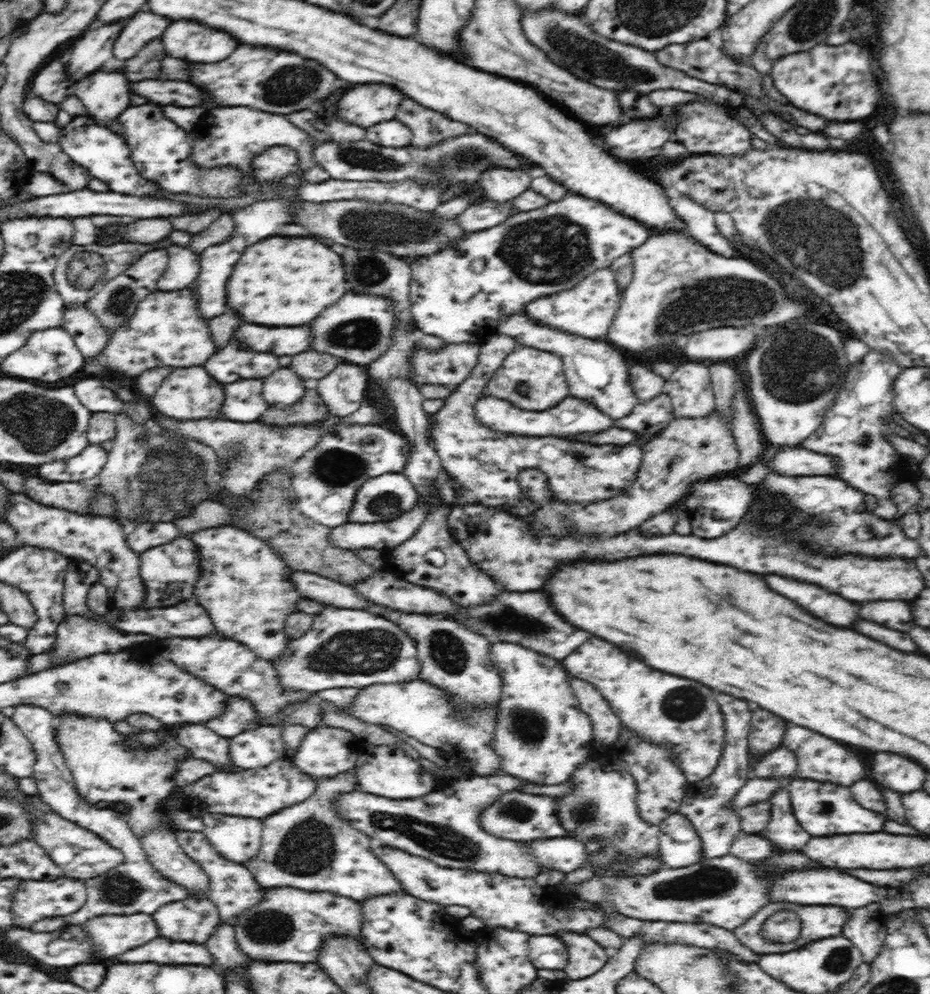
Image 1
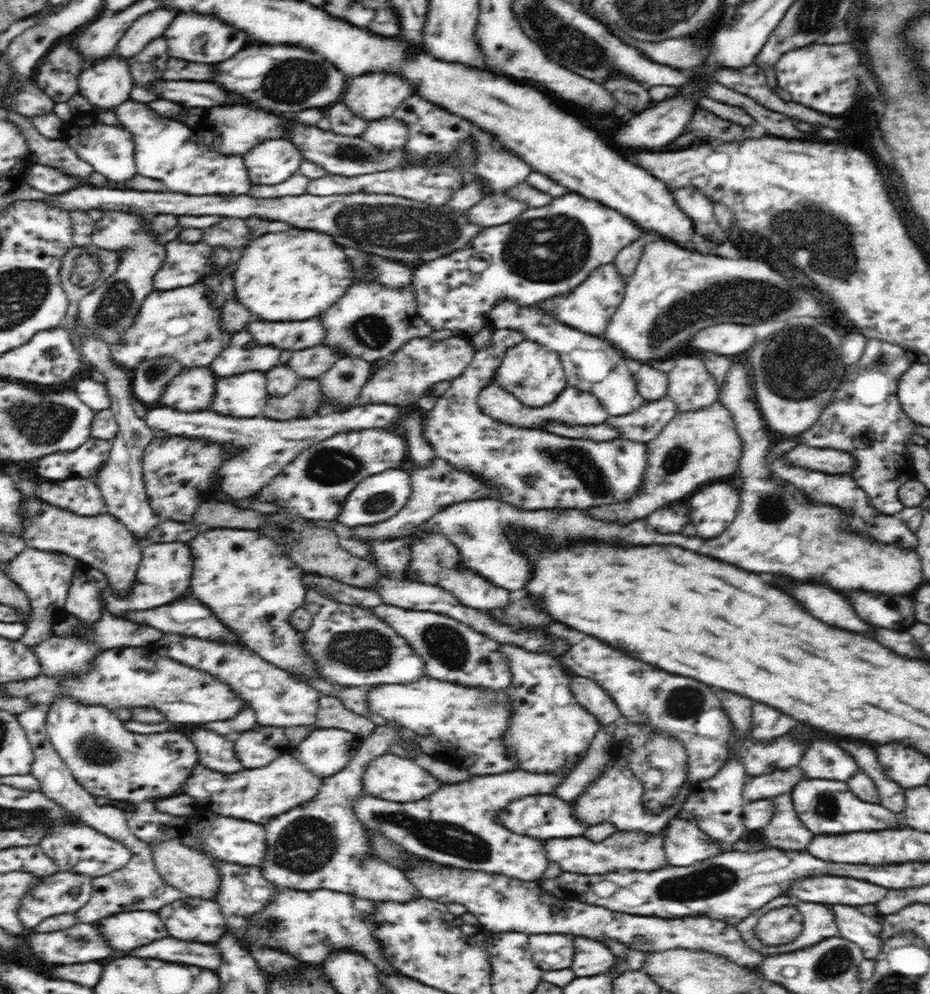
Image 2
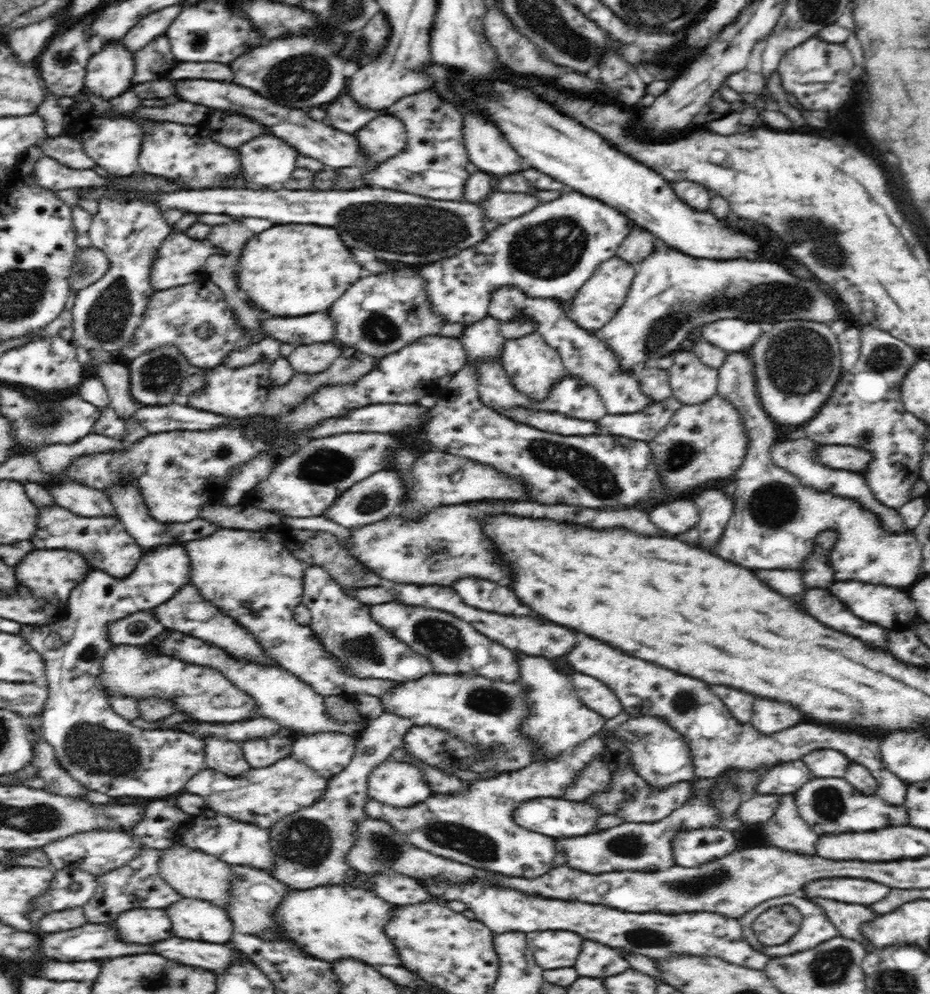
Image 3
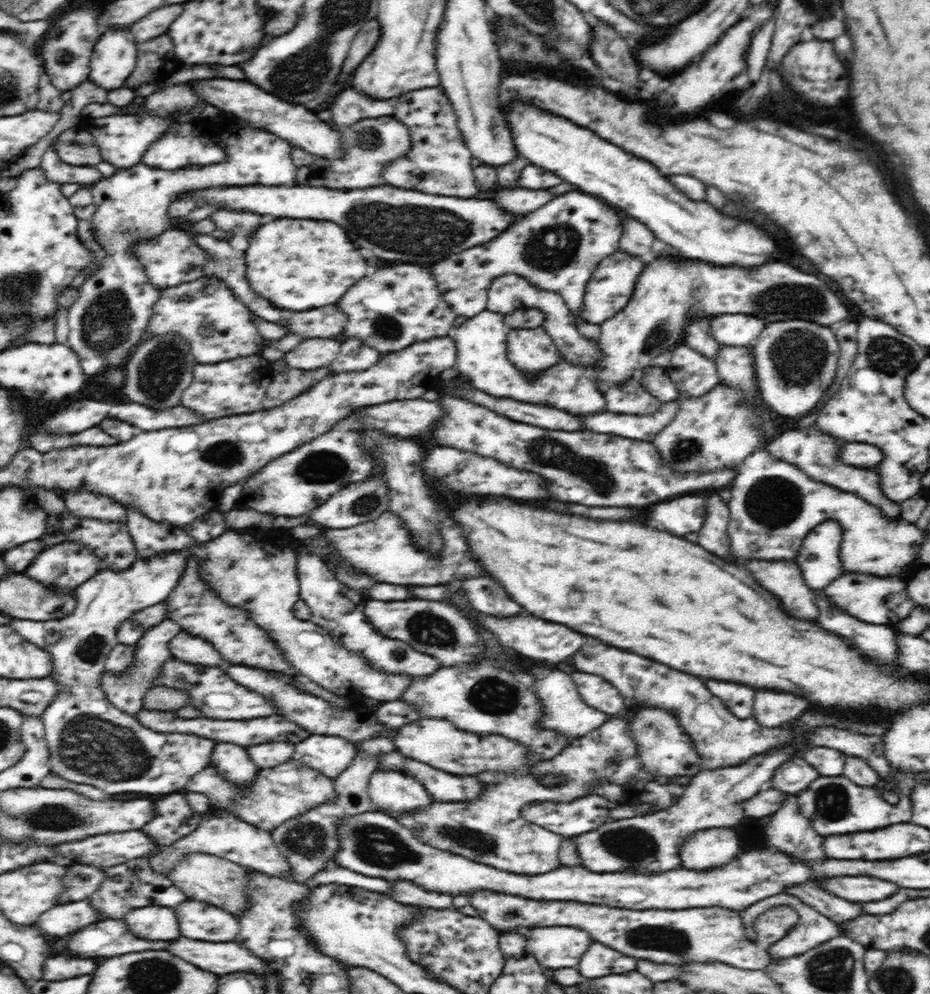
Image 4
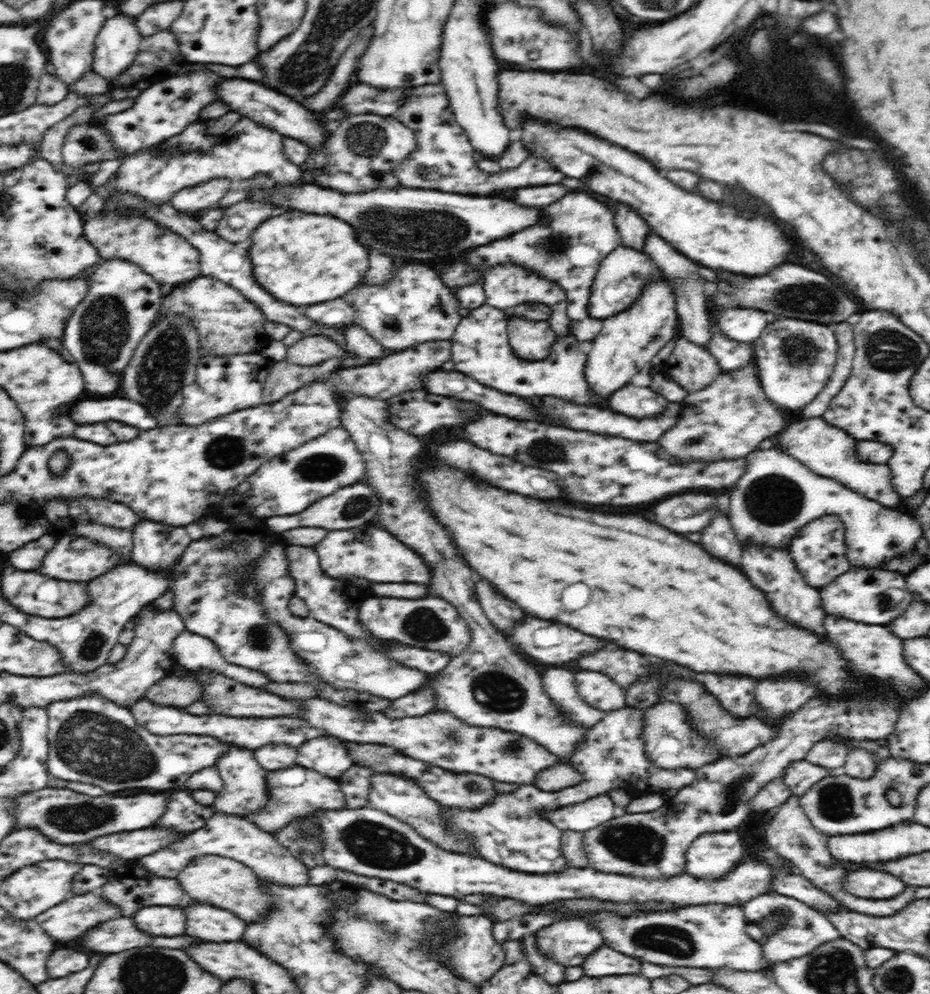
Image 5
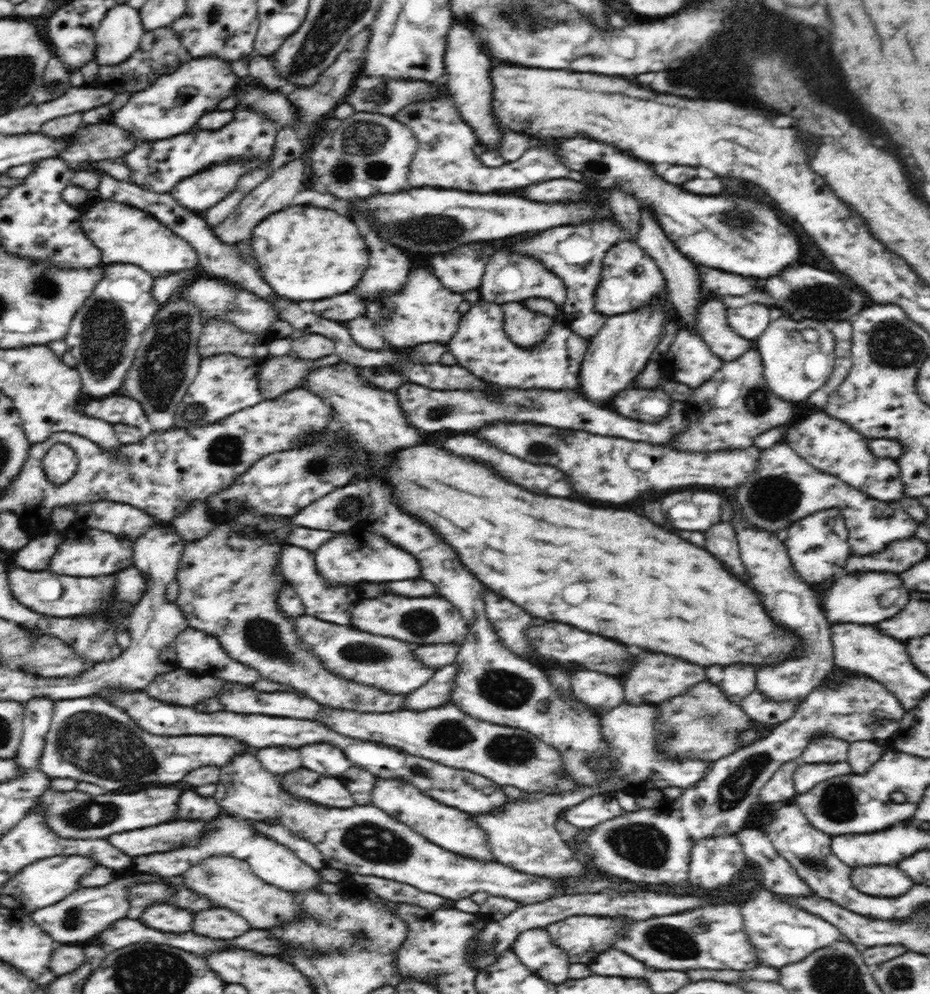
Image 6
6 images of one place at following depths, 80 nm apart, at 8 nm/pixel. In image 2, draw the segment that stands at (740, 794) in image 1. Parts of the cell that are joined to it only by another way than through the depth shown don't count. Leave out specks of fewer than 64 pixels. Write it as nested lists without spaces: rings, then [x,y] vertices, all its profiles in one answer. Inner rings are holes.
[[[794,766],[788,770],[780,769],[760,776],[749,776],[743,788],[743,795],[748,802],[758,799],[773,798],[775,796],[790,793],[794,784],[806,779],[803,772]]]

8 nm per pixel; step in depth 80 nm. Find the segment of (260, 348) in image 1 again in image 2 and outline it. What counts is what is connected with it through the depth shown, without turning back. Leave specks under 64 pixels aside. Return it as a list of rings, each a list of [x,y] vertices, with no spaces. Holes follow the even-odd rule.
[[[318,318],[304,322],[252,322],[245,330],[252,334],[258,346],[272,344],[280,350],[304,350],[320,345],[325,337],[325,330]]]

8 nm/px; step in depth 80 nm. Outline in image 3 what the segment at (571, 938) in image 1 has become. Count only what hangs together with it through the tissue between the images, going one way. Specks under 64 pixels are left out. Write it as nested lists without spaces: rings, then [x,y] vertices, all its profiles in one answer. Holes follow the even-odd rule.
[[[584,939],[581,944],[582,952],[578,956],[576,966],[579,977],[606,978],[624,972],[630,968],[630,964],[620,954],[618,949],[608,948],[604,944],[594,944],[588,939]]]

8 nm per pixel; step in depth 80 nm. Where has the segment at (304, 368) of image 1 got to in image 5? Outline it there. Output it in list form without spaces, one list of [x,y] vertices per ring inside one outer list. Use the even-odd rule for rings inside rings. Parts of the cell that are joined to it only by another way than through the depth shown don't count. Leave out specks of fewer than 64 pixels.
[[[310,335],[287,347],[285,360],[298,366],[314,366],[334,356],[340,357],[336,341],[324,335]]]

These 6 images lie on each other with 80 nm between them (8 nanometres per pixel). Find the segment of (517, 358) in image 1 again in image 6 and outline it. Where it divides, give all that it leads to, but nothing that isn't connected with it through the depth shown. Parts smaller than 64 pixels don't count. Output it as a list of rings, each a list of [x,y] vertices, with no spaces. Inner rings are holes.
[[[521,302],[500,304],[504,313],[504,330],[509,339],[522,348],[534,348],[546,340],[555,319],[528,310]]]

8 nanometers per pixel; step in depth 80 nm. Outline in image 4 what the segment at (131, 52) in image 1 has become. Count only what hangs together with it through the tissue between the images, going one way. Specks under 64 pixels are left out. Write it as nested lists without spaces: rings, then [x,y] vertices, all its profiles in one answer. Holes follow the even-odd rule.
[[[172,4],[158,8],[154,12],[150,12],[148,16],[140,18],[128,28],[128,31],[133,36],[133,41],[142,43],[146,40],[152,40],[160,34],[164,34],[168,30],[168,26],[182,14],[182,4]]]

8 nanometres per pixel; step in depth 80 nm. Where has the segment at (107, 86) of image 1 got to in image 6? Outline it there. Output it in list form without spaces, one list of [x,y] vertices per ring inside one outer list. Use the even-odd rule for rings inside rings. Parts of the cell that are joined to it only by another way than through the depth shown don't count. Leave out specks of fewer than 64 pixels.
[[[120,2],[106,16],[95,32],[95,59],[99,66],[116,66],[138,52],[145,34],[139,10]]]

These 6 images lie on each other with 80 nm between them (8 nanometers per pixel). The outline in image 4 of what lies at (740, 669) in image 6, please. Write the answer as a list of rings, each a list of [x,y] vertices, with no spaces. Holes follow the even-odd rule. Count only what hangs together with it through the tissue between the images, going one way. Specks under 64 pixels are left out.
[[[704,680],[704,684],[710,688],[710,693],[722,699],[726,708],[738,718],[750,718],[753,713],[752,700],[754,690],[740,684],[730,682],[716,682],[716,680]]]

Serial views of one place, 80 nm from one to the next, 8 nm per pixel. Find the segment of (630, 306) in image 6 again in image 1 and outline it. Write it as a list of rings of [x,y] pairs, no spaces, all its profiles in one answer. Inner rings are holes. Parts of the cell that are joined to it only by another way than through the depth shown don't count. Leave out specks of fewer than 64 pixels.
[[[600,268],[570,290],[555,292],[553,295],[533,300],[521,312],[538,324],[545,324],[562,332],[571,332],[588,339],[605,339],[614,315],[619,309],[621,298],[622,292],[616,284],[613,272],[609,268]]]

